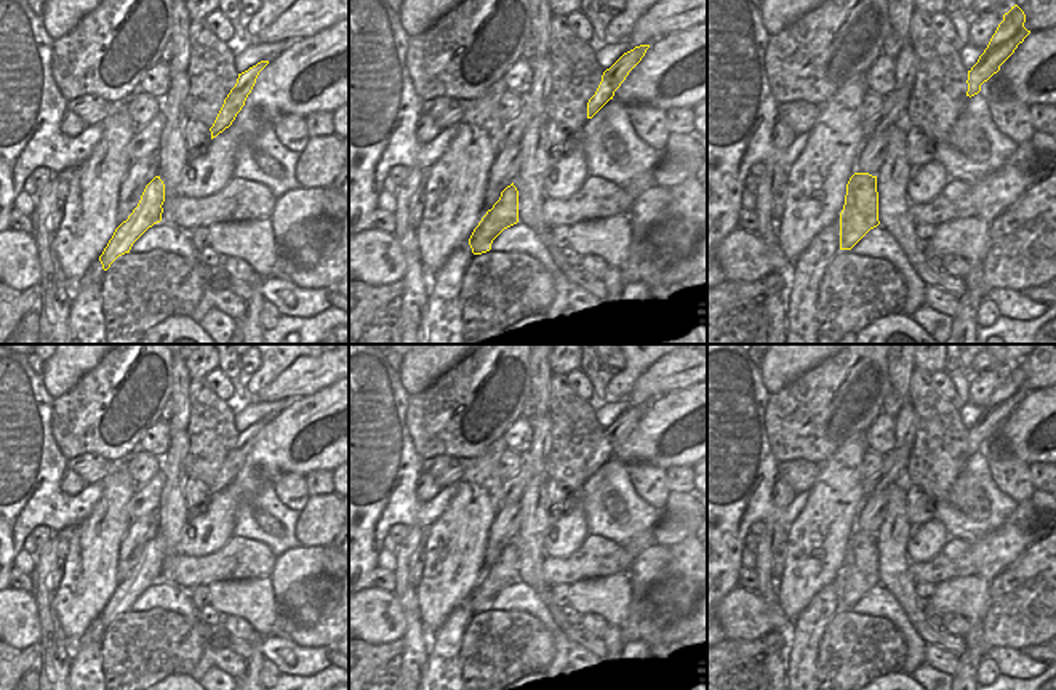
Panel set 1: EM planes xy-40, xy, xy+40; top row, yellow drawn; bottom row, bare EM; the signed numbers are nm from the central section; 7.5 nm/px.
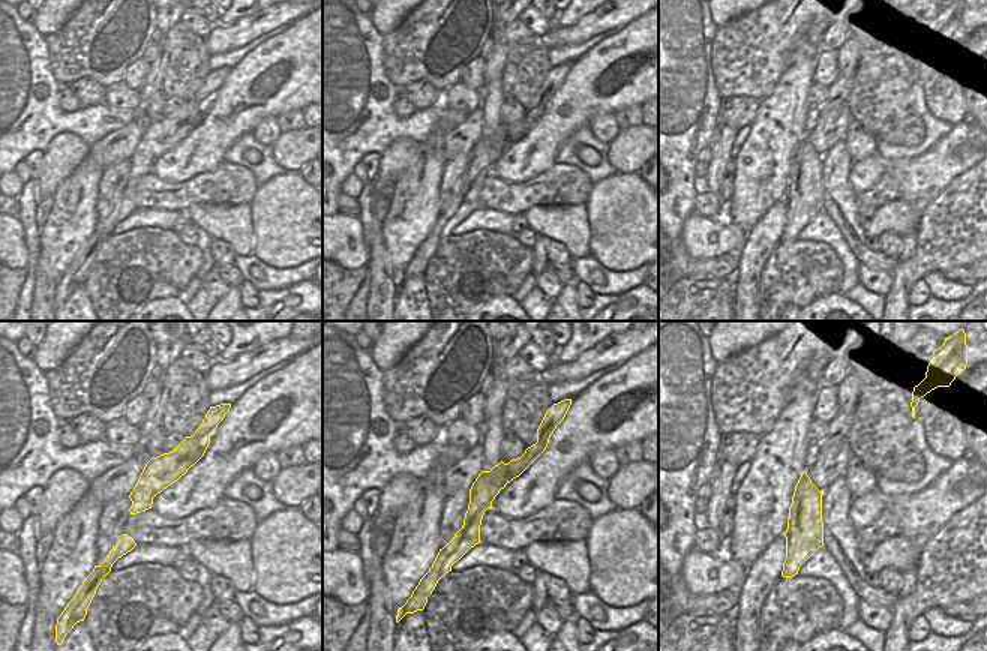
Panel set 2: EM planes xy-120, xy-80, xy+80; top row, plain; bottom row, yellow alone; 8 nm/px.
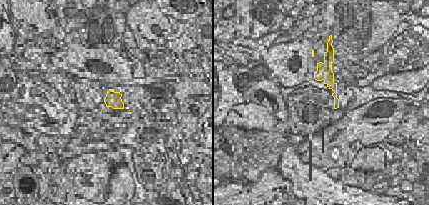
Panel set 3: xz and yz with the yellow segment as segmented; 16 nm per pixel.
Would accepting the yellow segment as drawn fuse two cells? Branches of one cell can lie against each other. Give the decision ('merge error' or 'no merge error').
merge error

